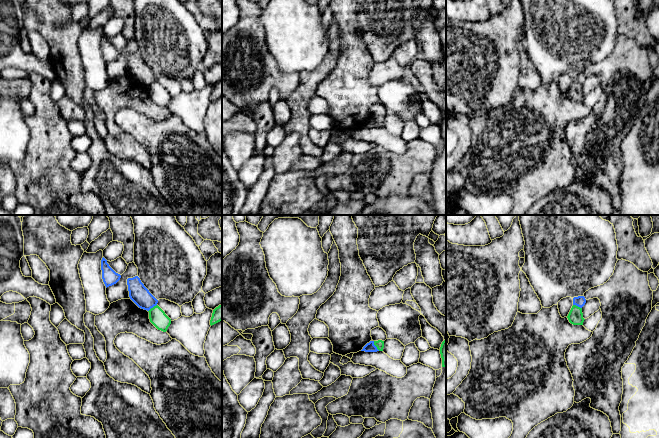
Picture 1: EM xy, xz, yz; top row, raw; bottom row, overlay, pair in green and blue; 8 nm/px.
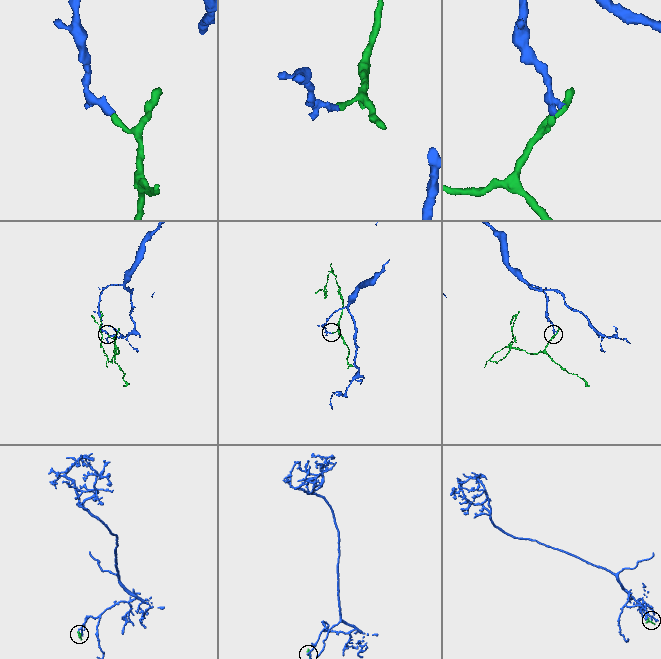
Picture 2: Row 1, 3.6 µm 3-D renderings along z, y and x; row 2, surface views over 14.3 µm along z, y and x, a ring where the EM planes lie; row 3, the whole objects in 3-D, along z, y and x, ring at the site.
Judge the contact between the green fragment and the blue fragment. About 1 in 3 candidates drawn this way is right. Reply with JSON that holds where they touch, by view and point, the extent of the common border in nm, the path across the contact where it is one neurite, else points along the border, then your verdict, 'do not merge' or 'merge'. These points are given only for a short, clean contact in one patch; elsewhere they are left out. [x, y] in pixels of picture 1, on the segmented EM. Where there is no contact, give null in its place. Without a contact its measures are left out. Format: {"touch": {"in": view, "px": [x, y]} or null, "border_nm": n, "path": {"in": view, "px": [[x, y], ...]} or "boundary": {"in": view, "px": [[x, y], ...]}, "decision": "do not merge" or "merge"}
{"touch": {"in": "xz", "px": [375, 345]}, "border_nm": 90, "boundary": {"in": "xz", "px": [[373, 341], [373, 344], [379, 350]]}, "decision": "do not merge"}

